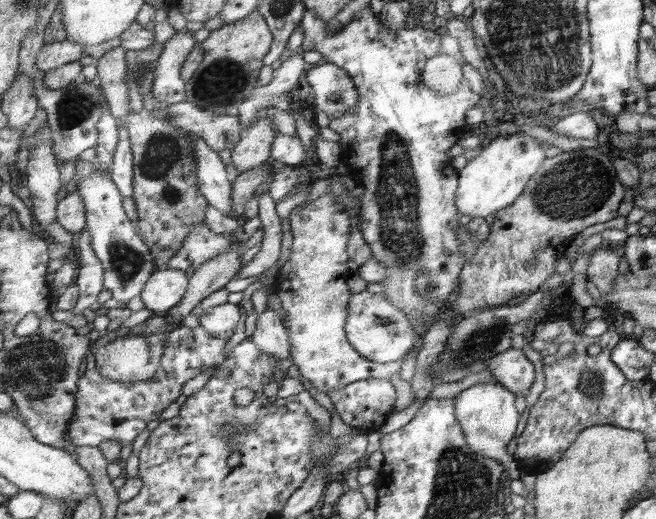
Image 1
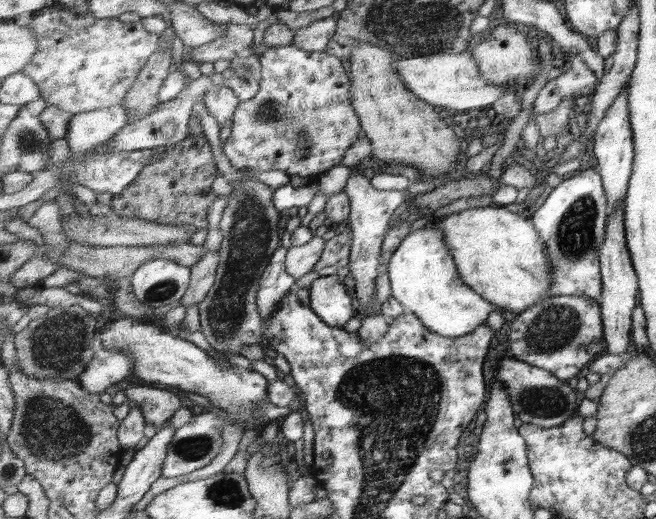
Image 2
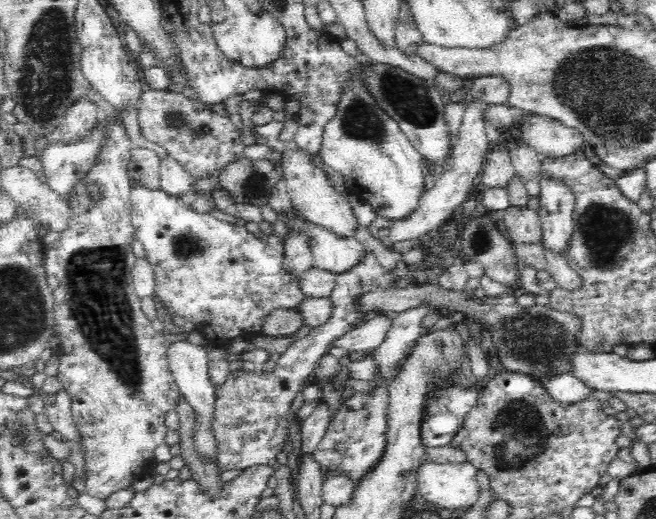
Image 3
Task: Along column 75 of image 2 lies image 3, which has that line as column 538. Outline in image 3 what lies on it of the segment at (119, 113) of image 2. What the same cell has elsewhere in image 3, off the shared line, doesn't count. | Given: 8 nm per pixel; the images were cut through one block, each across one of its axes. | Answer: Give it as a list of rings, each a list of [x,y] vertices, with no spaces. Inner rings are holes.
[[[543,115],[526,118],[518,130],[524,143],[535,148],[541,157],[565,157],[584,150],[586,146],[579,130]]]

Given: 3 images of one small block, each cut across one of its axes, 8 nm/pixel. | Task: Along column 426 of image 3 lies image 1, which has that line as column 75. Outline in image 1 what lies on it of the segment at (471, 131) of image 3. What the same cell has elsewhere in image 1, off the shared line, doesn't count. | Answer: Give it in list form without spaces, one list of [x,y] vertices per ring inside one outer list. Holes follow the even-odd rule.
[[[73,191],[61,199],[58,204],[58,218],[60,229],[79,235],[88,226],[87,207],[83,195]]]

